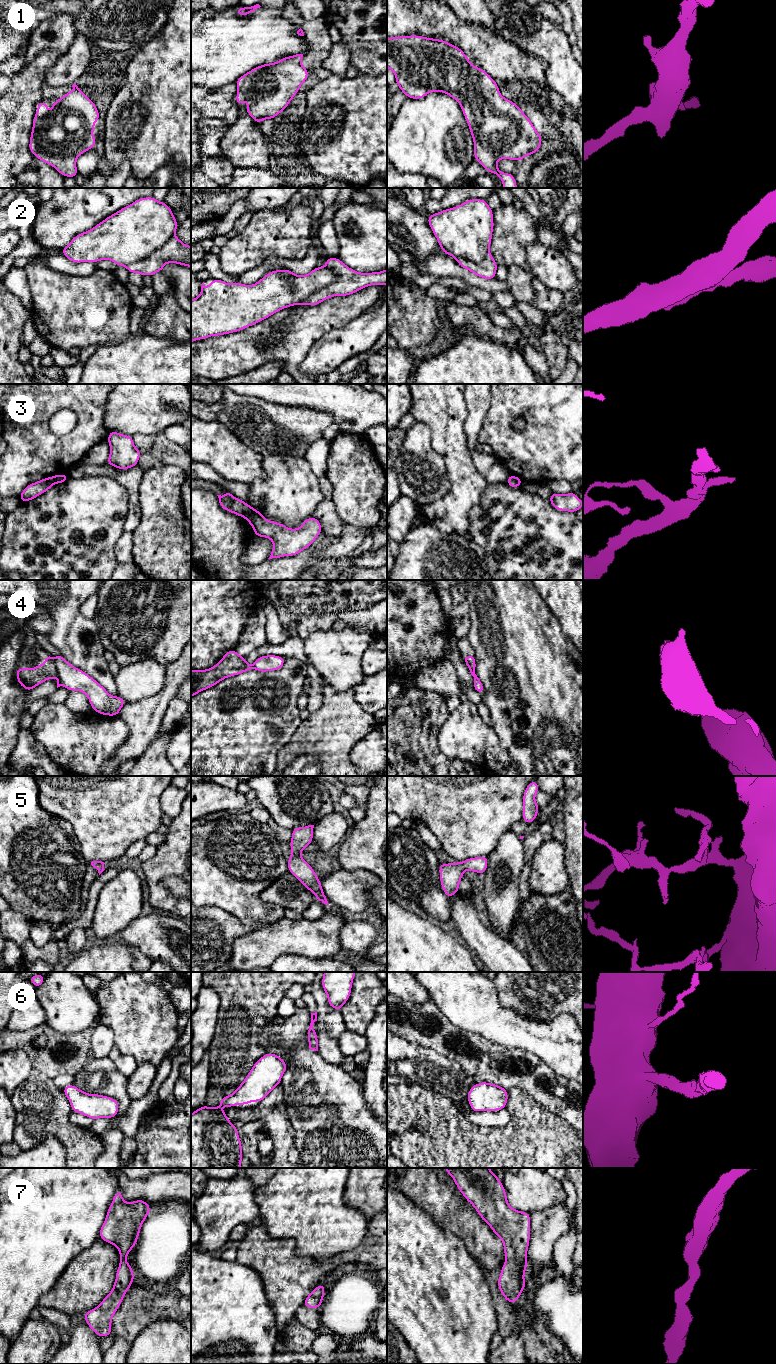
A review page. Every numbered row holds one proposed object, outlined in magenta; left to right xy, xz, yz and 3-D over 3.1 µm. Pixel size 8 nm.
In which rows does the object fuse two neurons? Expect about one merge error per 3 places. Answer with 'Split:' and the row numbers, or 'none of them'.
Split: 2, 3, 4

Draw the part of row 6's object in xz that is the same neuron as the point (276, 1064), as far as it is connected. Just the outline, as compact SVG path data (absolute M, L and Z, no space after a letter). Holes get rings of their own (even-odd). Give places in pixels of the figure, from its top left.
M266 1053L258 1059L245 1080L234 1093L221 1098L218 1105L234 1107L248 1105L252 1101L260 1103L277 1086L287 1070L287 1063L275 1053Z

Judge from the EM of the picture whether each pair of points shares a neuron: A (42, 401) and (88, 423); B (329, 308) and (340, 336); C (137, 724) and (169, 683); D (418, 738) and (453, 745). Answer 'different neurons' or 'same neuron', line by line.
A: same neuron
B: different neurons
C: same neuron
D: different neurons

